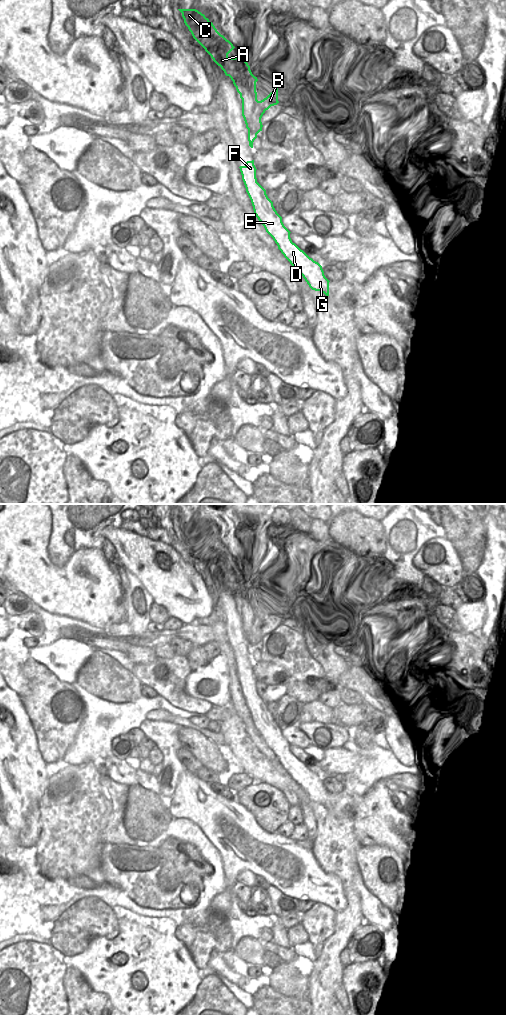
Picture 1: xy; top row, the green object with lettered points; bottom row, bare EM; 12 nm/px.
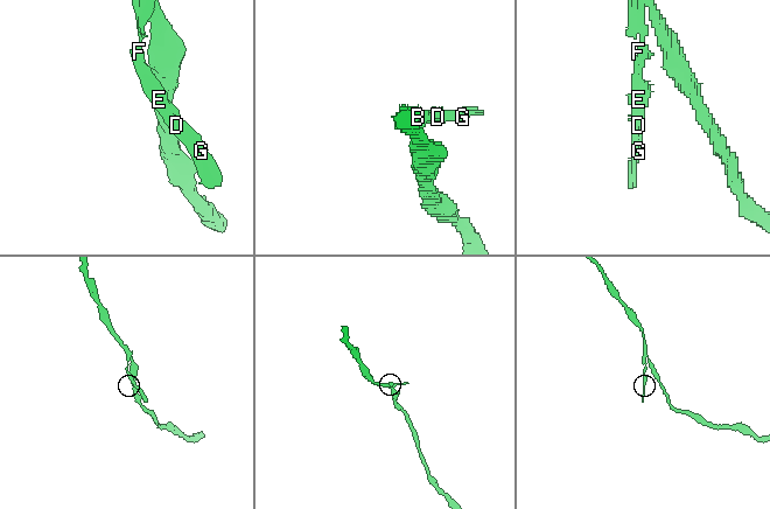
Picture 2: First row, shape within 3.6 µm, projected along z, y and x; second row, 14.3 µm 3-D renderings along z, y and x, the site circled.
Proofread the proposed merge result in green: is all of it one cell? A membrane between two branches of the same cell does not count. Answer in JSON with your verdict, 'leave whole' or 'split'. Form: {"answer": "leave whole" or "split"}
{"answer": "split"}

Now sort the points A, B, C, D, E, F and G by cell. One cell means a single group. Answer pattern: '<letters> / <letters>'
A C / B D E F G

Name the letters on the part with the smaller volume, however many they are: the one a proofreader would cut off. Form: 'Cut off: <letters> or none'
Cut off: B, D, E, F, G.

